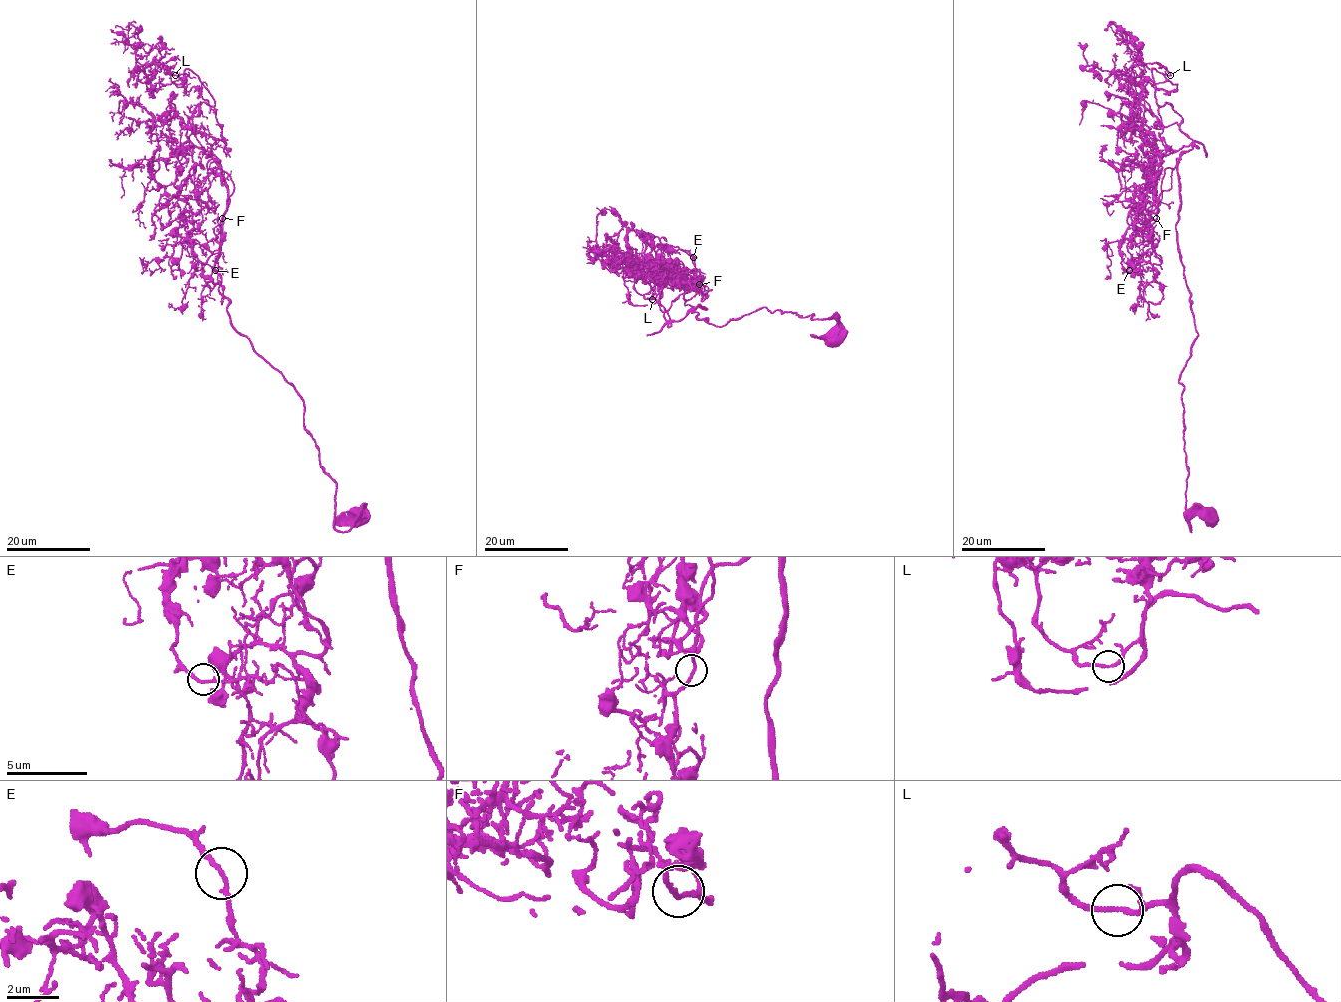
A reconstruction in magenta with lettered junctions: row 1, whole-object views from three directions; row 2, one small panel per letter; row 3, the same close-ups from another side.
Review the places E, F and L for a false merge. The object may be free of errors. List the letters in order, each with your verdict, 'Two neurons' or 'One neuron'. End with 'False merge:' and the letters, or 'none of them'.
E: One neuron
F: One neuron
L: One neuron
False merge: none of them

